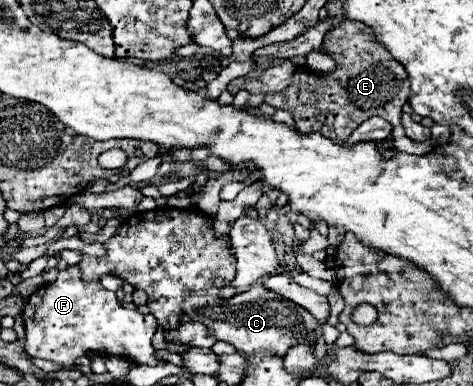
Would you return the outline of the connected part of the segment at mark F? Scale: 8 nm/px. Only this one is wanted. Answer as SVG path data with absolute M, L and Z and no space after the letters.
M68 266L60 270L60 276L52 284L40 286L26 302L24 312L22 312L24 328L26 328L26 352L32 358L42 358L42 360L52 360L62 366L74 366L74 360L78 356L98 352L98 354L114 354L114 356L124 356L128 360L134 360L138 364L160 364L154 356L154 346L152 346L152 336L156 332L156 318L152 314L140 314L138 310L130 310L120 306L118 298L114 292L106 290L100 282L84 282L80 266Z

